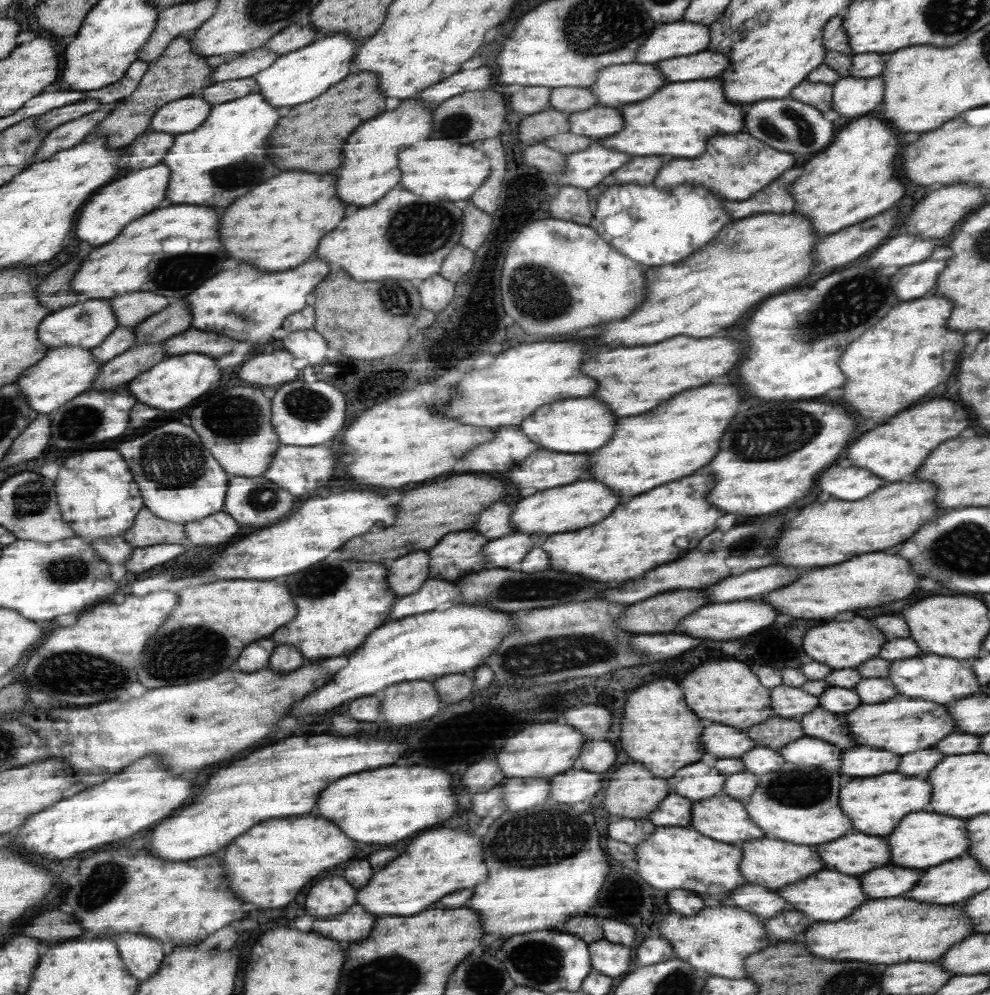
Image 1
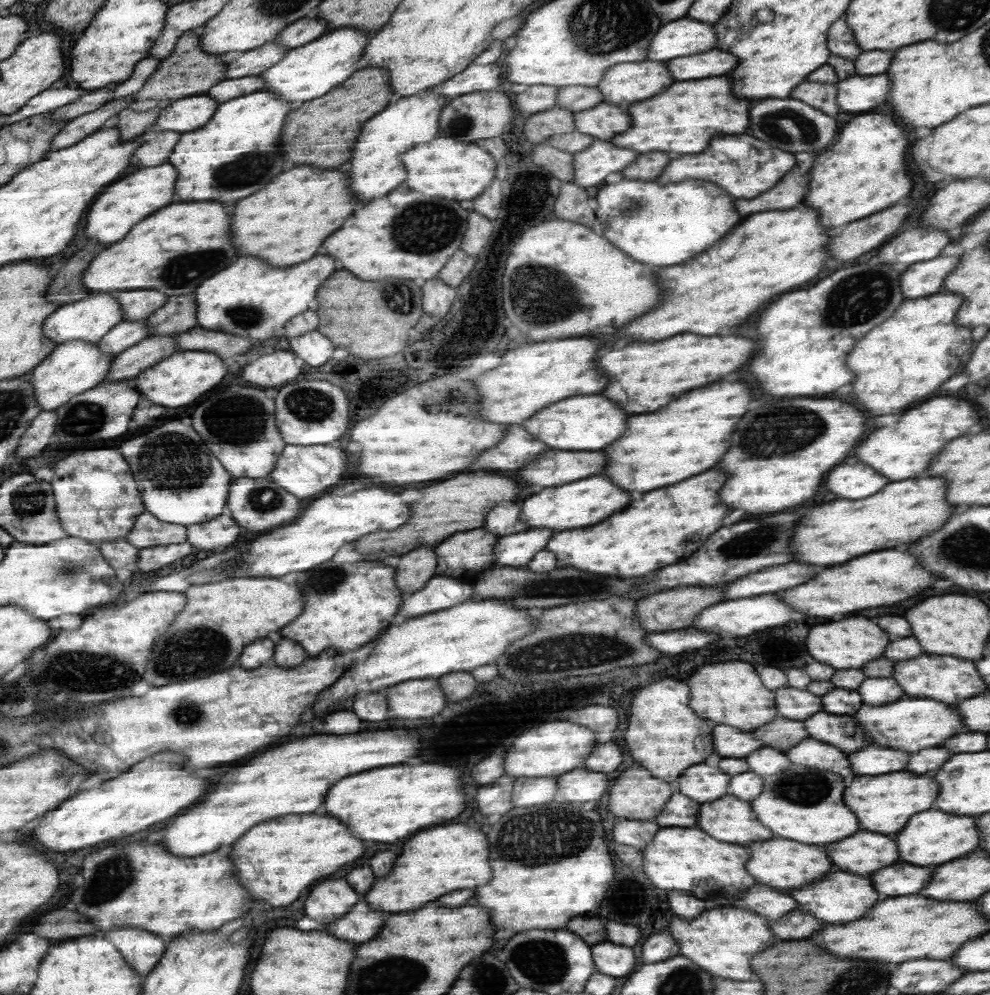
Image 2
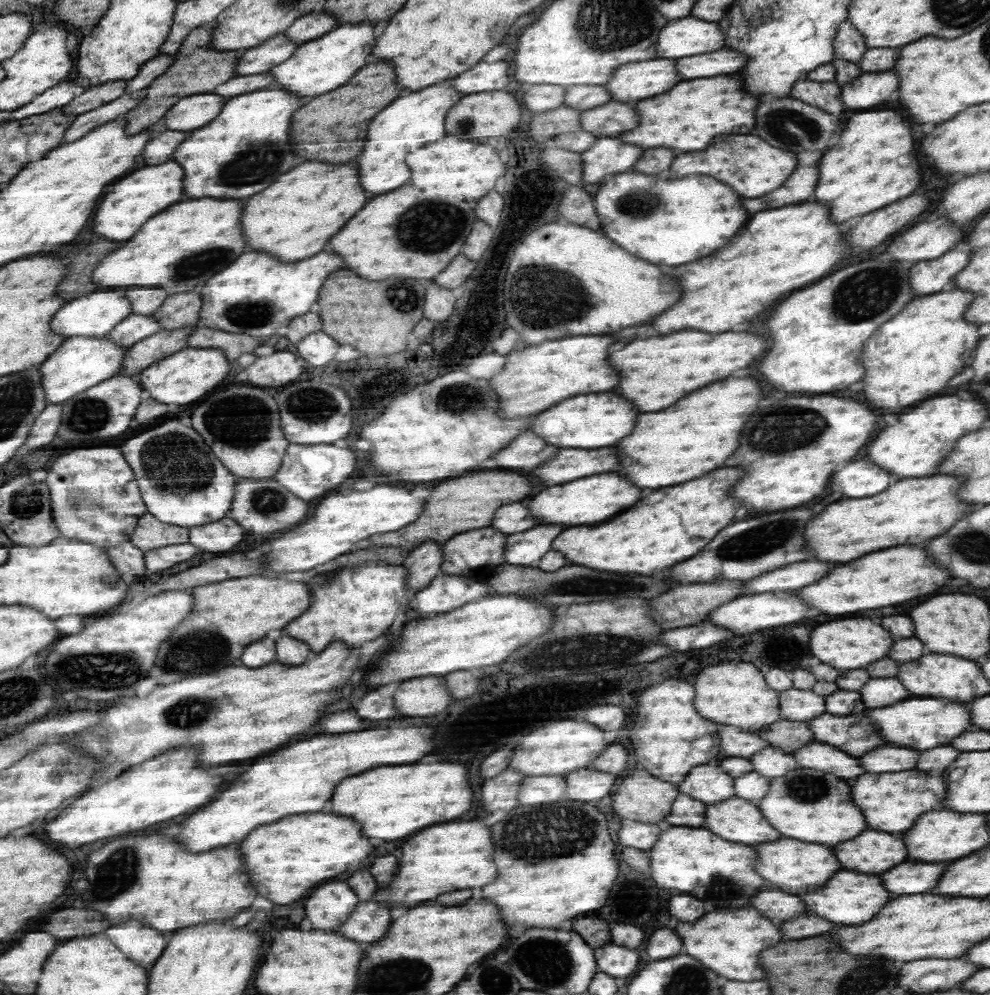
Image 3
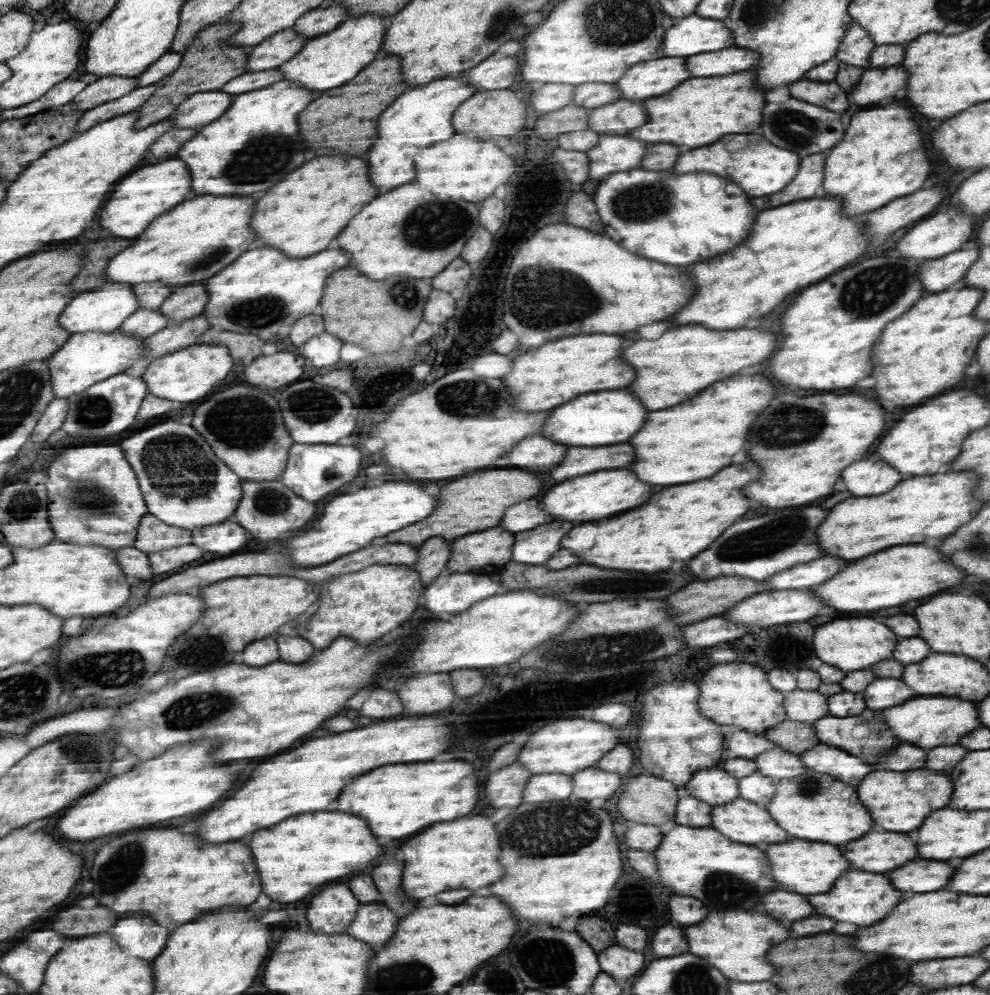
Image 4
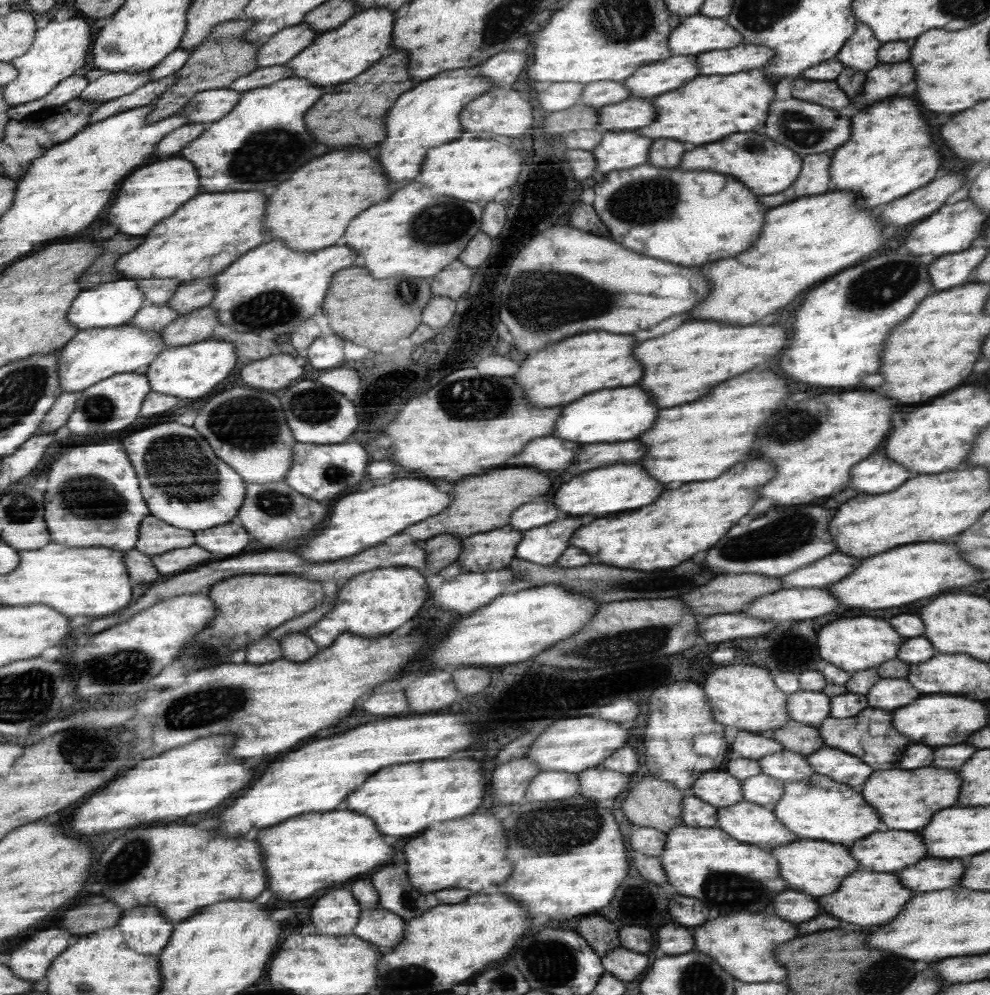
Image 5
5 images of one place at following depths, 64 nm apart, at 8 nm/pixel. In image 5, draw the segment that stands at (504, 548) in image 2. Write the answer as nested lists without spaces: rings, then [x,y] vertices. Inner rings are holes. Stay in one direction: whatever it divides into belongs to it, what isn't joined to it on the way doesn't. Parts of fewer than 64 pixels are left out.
[[[564,518],[554,520],[548,526],[534,527],[523,533],[526,540],[521,540],[519,543],[516,558],[546,566],[552,565],[568,548],[572,534],[580,526],[584,526],[582,518]]]

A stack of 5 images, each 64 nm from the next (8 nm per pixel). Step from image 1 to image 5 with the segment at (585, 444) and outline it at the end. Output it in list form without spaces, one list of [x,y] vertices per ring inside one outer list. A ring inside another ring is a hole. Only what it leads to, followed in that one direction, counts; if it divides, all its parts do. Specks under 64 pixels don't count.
[[[638,386],[592,392],[590,396],[584,396],[582,400],[566,406],[566,412],[562,412],[562,424],[558,424],[558,432],[554,432],[554,436],[580,444],[634,440],[654,426],[660,412],[652,398],[648,402],[648,396],[650,394]]]

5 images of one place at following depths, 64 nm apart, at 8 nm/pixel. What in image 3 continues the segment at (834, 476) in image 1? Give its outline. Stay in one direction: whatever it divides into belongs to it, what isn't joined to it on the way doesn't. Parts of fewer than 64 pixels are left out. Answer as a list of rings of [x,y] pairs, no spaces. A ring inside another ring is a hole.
[[[854,460],[854,464],[846,464],[846,468],[838,472],[838,480],[834,480],[834,484],[840,484],[848,498],[866,498],[884,492],[896,480],[896,476],[874,462]]]

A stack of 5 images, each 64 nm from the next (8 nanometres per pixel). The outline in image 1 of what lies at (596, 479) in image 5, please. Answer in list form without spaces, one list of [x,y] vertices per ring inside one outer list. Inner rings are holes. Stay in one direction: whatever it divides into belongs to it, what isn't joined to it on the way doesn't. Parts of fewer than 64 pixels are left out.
[[[580,480],[574,484],[550,488],[534,496],[522,498],[516,504],[516,510],[512,512],[510,522],[516,528],[516,532],[526,532],[526,534],[572,532],[572,530],[580,530],[590,524],[598,524],[600,520],[610,516],[618,504],[620,504],[618,496],[606,484],[598,480]]]

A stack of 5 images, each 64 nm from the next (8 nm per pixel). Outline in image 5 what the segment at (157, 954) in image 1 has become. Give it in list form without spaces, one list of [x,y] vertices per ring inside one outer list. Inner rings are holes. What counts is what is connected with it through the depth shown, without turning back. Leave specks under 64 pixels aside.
[[[136,906],[126,910],[118,922],[118,928],[130,936],[132,948],[154,956],[162,952],[172,934],[172,924],[160,914],[158,908],[152,906]]]

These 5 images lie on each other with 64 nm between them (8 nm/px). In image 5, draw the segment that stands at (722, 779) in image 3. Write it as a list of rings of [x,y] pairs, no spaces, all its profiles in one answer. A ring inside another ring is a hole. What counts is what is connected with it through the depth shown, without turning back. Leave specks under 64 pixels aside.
[[[706,772],[702,780],[695,780],[694,796],[718,808],[733,806],[744,799],[743,784],[728,772]]]

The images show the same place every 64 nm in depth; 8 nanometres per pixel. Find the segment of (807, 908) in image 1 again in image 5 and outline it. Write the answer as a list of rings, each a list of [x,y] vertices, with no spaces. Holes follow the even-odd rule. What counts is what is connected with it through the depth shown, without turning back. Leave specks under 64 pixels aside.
[[[854,872],[846,884],[842,884],[842,892],[834,892],[834,896],[822,896],[818,902],[822,908],[842,922],[850,922],[856,926],[874,926],[874,924],[888,924],[898,916],[904,908],[912,890],[898,884],[898,876],[890,872]]]

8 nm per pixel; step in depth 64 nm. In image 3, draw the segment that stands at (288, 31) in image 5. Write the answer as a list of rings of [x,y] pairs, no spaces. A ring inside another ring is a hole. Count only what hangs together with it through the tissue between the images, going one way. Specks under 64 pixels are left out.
[[[282,33],[257,47],[246,49],[246,53],[238,58],[236,76],[269,73],[272,67],[290,59],[297,47],[296,41]]]

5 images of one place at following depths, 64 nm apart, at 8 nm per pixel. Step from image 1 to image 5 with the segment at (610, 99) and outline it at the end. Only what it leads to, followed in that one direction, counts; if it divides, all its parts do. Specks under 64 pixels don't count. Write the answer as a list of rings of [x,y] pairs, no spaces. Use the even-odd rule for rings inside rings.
[[[672,56],[670,60],[662,60],[662,64],[648,64],[638,76],[632,76],[624,84],[630,84],[638,98],[660,96],[672,88],[682,88],[698,76],[696,58],[698,56]]]

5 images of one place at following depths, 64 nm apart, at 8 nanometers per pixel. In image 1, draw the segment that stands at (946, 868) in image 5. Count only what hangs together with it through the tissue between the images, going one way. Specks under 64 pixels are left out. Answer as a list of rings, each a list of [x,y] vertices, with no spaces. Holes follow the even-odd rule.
[[[884,866],[874,872],[866,872],[862,880],[866,880],[866,892],[874,898],[894,898],[912,890],[920,880],[920,870],[900,868],[900,866]]]

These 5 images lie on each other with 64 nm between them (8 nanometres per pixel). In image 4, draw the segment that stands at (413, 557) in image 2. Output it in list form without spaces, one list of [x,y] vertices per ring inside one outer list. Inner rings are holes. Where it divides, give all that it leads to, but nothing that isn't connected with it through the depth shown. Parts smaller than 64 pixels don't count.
[[[430,538],[417,547],[417,565],[413,566],[419,572],[423,586],[428,586],[438,575],[442,574],[452,556],[451,541],[444,538]]]

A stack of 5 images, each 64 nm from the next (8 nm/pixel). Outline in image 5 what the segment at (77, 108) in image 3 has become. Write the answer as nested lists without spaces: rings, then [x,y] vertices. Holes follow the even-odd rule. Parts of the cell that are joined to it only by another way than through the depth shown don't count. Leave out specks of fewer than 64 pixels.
[[[152,70],[138,72],[138,74],[128,72],[104,74],[93,82],[89,82],[79,97],[86,102],[105,103],[109,100],[116,100],[116,98],[132,94],[138,88],[142,88],[151,80],[149,72],[152,72]]]

